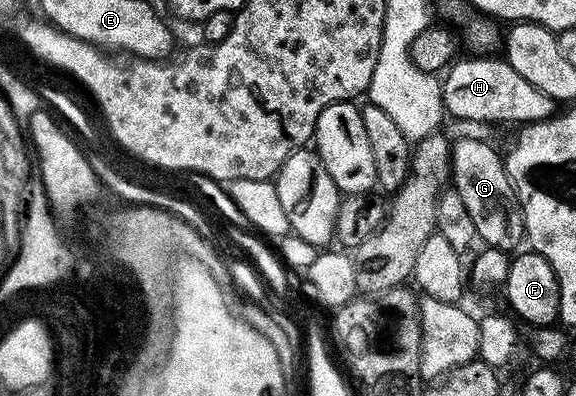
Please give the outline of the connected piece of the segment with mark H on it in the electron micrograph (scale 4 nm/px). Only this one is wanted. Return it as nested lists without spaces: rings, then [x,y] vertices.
[[[503,57],[464,58],[453,61],[442,78],[444,109],[464,122],[544,122],[557,113],[558,103],[538,92]]]

